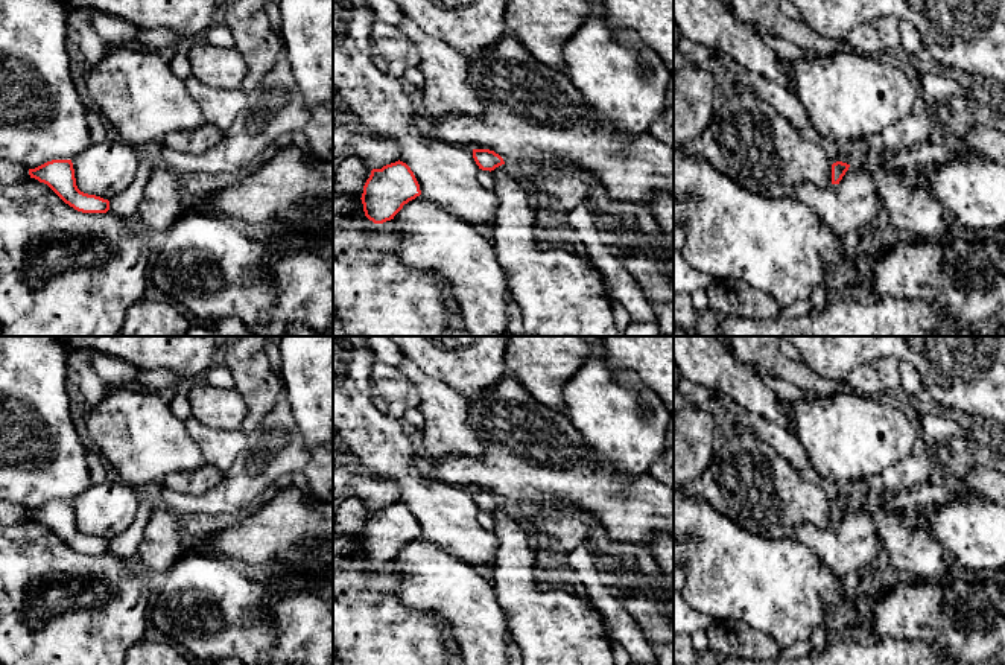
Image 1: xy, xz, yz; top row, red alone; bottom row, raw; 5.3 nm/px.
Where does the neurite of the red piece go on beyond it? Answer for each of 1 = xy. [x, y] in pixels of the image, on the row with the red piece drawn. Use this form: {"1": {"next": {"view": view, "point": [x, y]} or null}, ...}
{"1": {"next": null}}

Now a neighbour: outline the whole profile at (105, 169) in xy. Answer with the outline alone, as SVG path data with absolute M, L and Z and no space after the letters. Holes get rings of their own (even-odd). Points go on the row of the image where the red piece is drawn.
M113 135L91 143L71 163L81 192L111 201L134 183L140 155L132 145Z

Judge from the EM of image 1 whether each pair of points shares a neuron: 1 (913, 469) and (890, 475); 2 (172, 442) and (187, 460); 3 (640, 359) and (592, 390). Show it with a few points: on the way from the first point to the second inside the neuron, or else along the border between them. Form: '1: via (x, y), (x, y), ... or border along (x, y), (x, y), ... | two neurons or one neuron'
1: via (906, 470), (896, 475) | one neuron
2: via (174, 446), (183, 455) | one neuron
3: border along (598, 352), (613, 373), (633, 372), (649, 390) | two neurons

